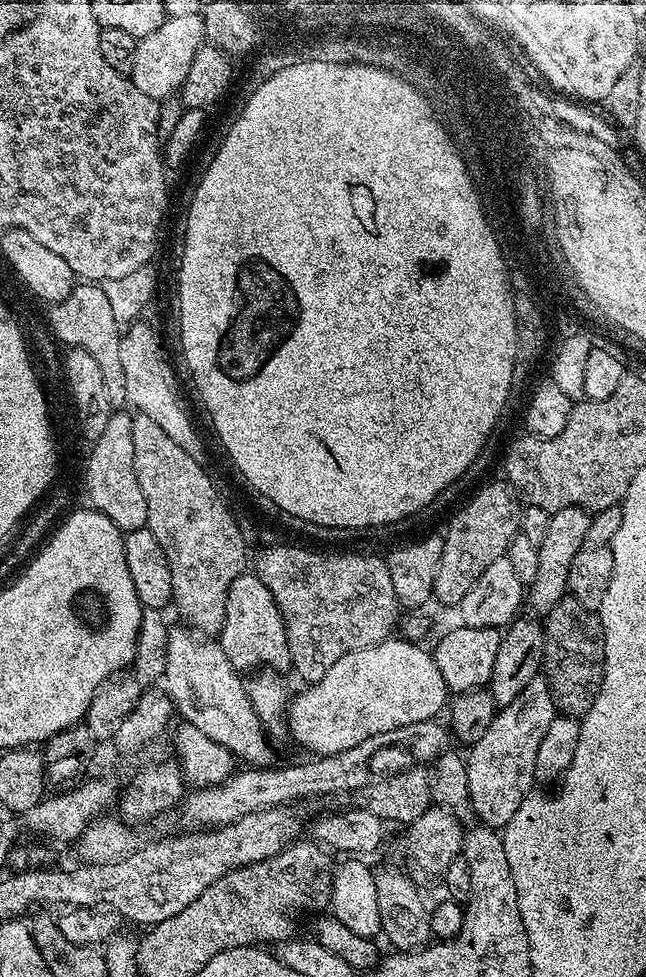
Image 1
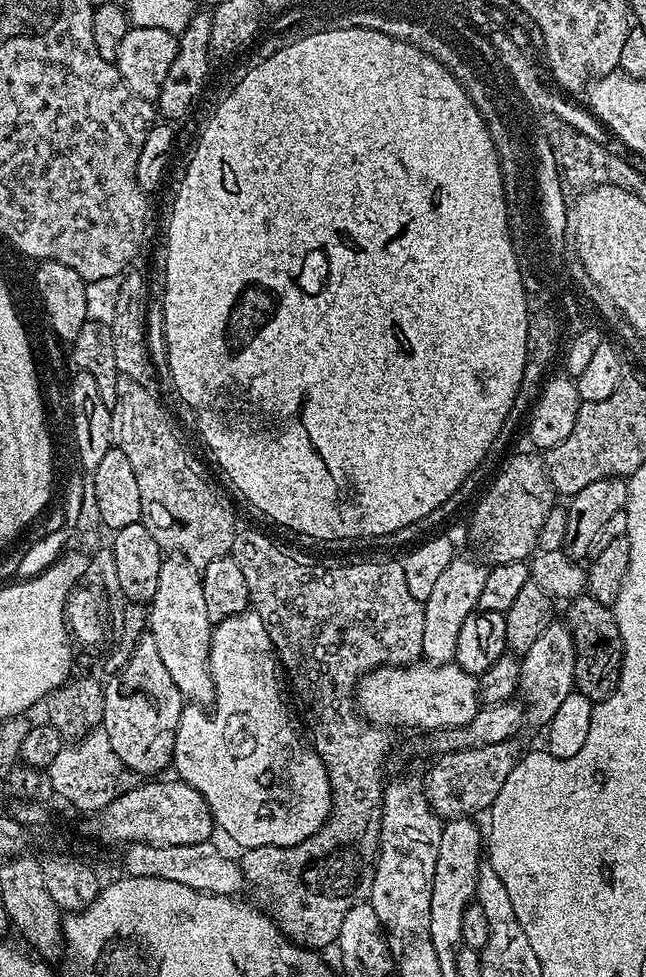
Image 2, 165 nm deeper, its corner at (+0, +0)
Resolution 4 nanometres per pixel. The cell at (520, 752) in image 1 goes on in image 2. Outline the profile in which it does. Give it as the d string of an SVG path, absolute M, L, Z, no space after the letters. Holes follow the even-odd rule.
M554 622L538 634L534 646L523 653L520 660L520 690L519 699L526 709L526 720L529 725L540 724L546 726L558 706L562 706L563 700L574 691L574 642L572 641L572 630L567 623Z

